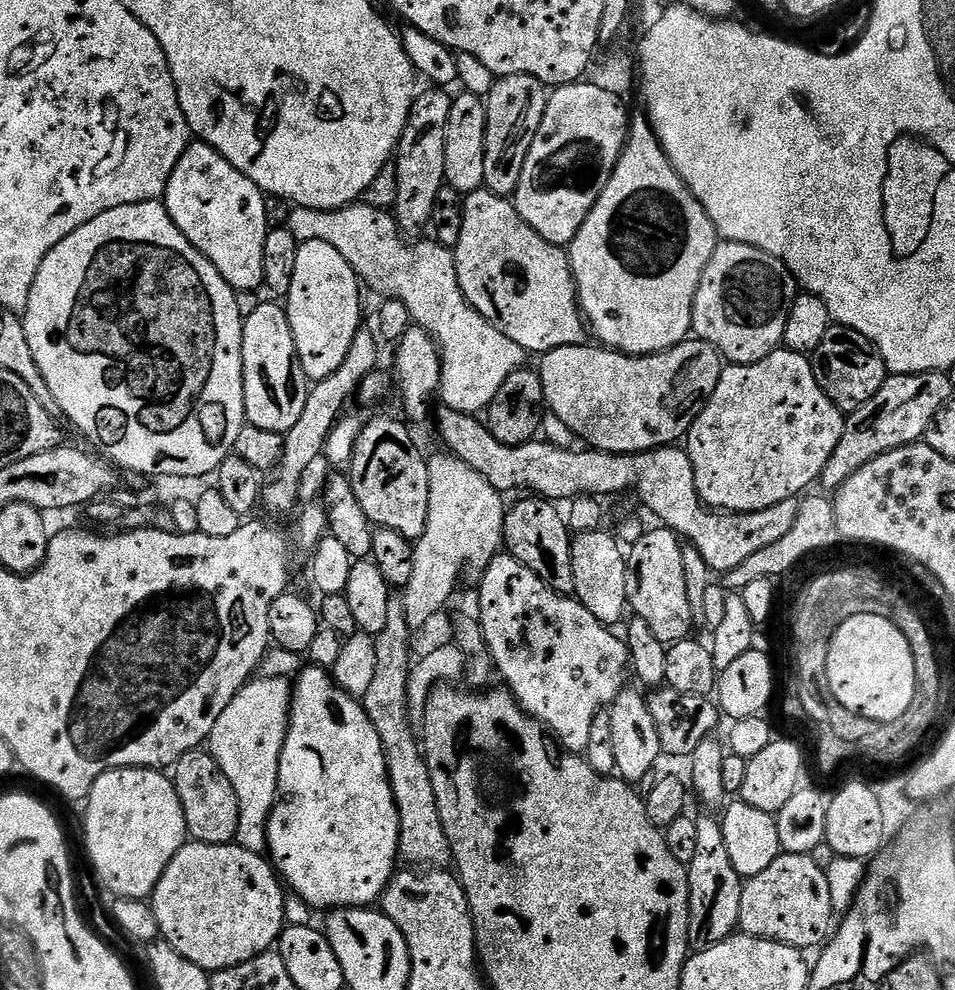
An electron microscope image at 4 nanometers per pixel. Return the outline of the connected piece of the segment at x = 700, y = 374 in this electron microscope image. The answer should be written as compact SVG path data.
M689 338L680 343L676 347L672 347L668 351L655 352L653 355L631 356L625 352L617 352L615 349L607 349L603 346L590 346L591 344L578 344L558 347L545 353L541 357L541 364L538 365L540 373L540 381L543 386L543 394L547 409L552 410L553 414L569 428L576 436L581 436L585 440L589 449L597 452L615 452L617 454L631 454L633 452L649 452L655 448L666 448L675 445L677 442L683 441L687 437L688 432L694 426L694 422L698 418L698 414L702 414L702 410L706 406L706 402L710 402L710 398L714 392L714 387L718 384L718 378L724 369L724 359L716 347L710 346L704 340Z

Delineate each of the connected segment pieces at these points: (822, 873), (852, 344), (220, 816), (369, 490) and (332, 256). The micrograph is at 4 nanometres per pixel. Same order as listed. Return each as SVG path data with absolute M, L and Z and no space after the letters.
M782 854L767 870L743 881L739 931L760 940L773 940L791 948L819 949L833 935L834 913L826 871L809 854Z
M832 325L822 338L818 350L812 353L812 369L818 386L837 409L845 414L860 409L878 392L888 377L881 354L864 335L848 327Z
M207 751L187 752L174 765L176 793L184 807L188 835L197 844L231 844L238 830L238 794L230 786L230 778L222 774L218 762Z
M380 416L365 423L352 451L350 479L354 494L371 524L377 528L398 530L402 538L415 542L426 530L430 514L428 461L425 453L420 453L419 446L412 441L409 425L400 420Z
M315 240L300 245L294 262L294 282L290 282L290 294L286 298L286 311L296 353L309 381L328 378L345 361L351 342L362 327L361 287L350 262L346 262L330 242Z

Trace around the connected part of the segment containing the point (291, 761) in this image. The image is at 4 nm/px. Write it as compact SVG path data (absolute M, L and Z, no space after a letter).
M308 666L295 677L292 689L292 714L288 721L288 733L280 759L278 770L278 790L276 804L268 819L267 855L274 865L281 881L302 902L306 902L314 910L335 910L338 908L366 908L383 897L388 883L398 871L396 860L400 856L400 823L398 822L398 806L394 802L394 794L388 777L386 754L382 750L382 742L378 738L378 730L374 730L374 722L368 720L363 703L349 692L343 692L325 669Z

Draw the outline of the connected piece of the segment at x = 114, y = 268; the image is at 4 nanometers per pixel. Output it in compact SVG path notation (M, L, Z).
M160 200L118 206L98 214L98 218L71 232L62 242L58 242L58 246L54 246L54 250L50 250L50 254L46 254L30 290L28 309L22 314L26 342L30 342L30 350L34 350L34 362L38 362L38 370L42 370L42 378L46 378L46 386L50 386L50 394L57 400L60 412L68 415L69 422L94 447L100 448L99 455L111 461L117 469L139 472L144 476L204 475L219 469L224 459L233 455L238 434L246 426L242 370L244 316L238 310L236 293L226 278L222 278L214 265L190 243L186 234L174 226Z

